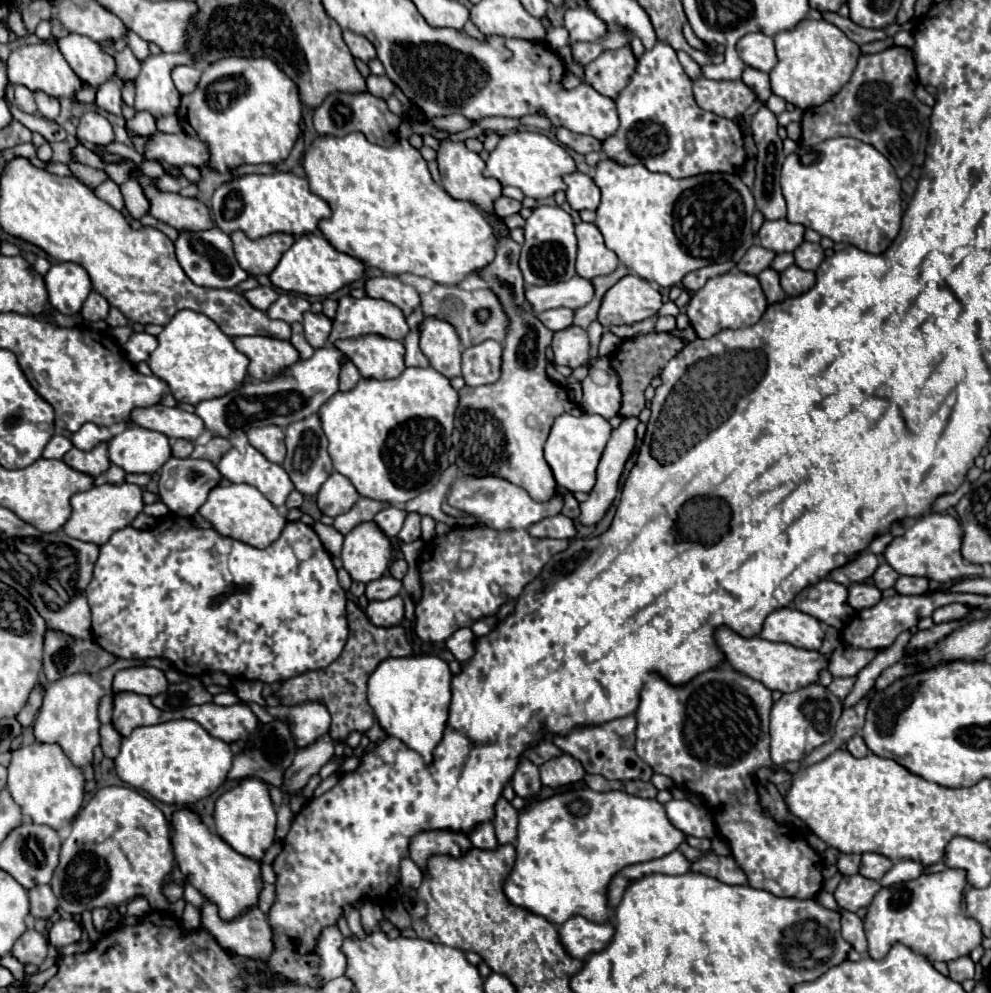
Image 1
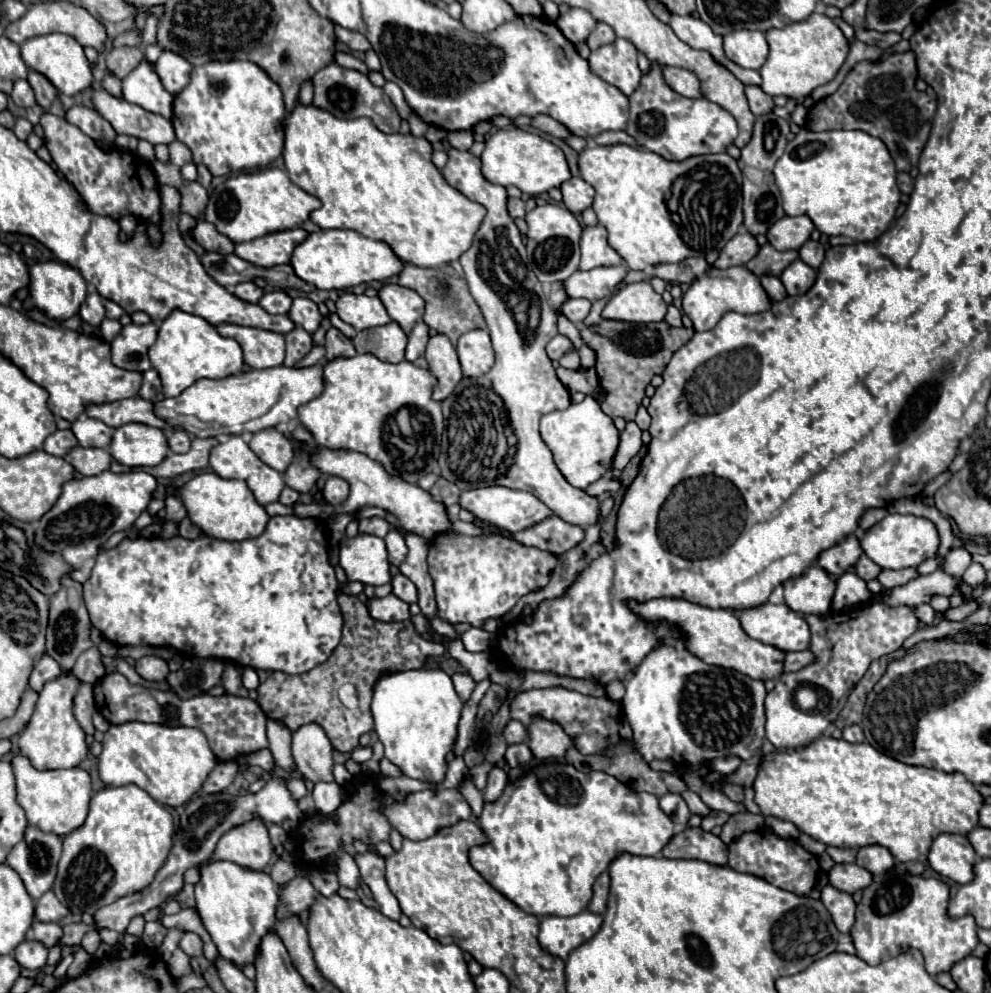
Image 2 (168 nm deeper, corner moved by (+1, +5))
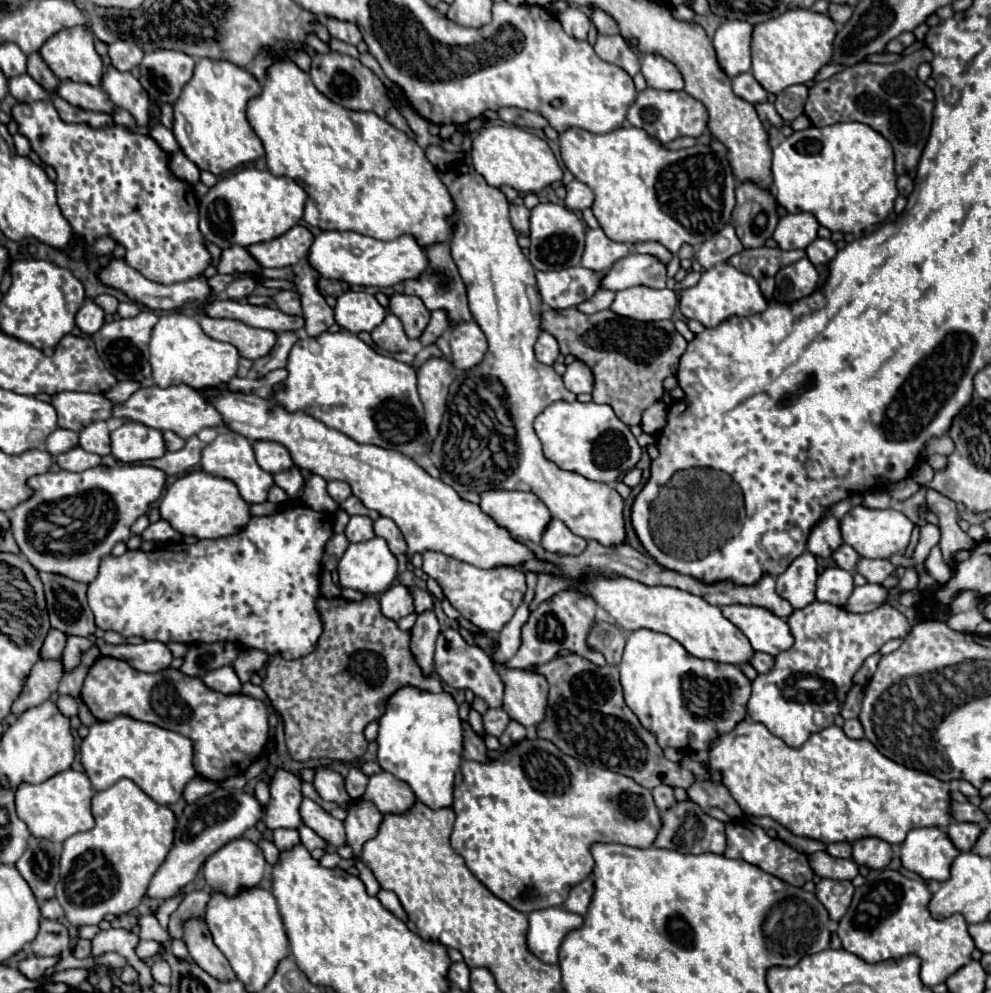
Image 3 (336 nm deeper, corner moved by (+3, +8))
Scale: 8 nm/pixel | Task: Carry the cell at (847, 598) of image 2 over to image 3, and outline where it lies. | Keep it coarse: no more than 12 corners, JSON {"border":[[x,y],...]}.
{"border":[[841,567],[819,575],[817,599],[843,607],[853,589],[853,575]]}

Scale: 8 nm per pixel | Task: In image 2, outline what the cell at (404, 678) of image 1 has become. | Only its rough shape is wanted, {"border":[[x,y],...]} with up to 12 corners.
{"border":[[443,670],[381,676],[385,758],[441,784],[463,702]]}

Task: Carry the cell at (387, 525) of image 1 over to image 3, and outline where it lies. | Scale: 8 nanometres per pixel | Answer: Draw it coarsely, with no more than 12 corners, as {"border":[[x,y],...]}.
{"border":[[353,515],[345,535],[351,543],[375,537],[373,521]]}

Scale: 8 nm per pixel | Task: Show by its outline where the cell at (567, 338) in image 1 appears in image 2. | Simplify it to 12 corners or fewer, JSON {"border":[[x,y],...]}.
{"border":[[557,334],[547,344],[547,356],[559,360],[573,344]]}

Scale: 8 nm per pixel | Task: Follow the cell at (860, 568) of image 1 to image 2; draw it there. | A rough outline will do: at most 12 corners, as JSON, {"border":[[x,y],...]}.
{"border":[[859,538],[823,550],[817,564],[829,574],[843,574],[863,554]]}

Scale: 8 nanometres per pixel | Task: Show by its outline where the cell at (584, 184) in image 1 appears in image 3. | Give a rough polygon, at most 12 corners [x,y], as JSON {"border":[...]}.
{"border":[[573,179],[565,185],[565,205],[583,211],[595,195],[585,183]]}

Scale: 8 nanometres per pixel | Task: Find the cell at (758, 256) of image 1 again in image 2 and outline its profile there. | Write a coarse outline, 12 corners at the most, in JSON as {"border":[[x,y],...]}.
{"border":[[747,232],[735,234],[715,260],[715,268],[743,266],[759,246]]}

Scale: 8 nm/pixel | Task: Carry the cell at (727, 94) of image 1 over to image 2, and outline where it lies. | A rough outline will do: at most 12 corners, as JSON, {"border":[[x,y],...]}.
{"border":[[661,66],[663,80],[681,96],[699,98],[699,80],[683,68]]}

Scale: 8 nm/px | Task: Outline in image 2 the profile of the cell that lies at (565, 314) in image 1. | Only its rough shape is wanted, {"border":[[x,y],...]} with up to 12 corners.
{"border":[[567,300],[563,314],[579,324],[591,310],[591,300]]}

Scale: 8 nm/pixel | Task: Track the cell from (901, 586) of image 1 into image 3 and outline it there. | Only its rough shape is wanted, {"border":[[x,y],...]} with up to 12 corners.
{"border":[[859,559],[857,571],[869,583],[883,583],[899,565]]}

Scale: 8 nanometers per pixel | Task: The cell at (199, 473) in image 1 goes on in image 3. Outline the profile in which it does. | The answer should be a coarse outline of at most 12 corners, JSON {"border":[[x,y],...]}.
{"border":[[165,519],[151,523],[145,541],[181,541],[181,533]]}

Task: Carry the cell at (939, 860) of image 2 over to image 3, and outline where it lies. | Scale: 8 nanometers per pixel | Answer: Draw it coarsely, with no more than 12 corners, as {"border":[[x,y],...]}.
{"border":[[941,827],[913,829],[901,863],[945,881],[959,849]]}

